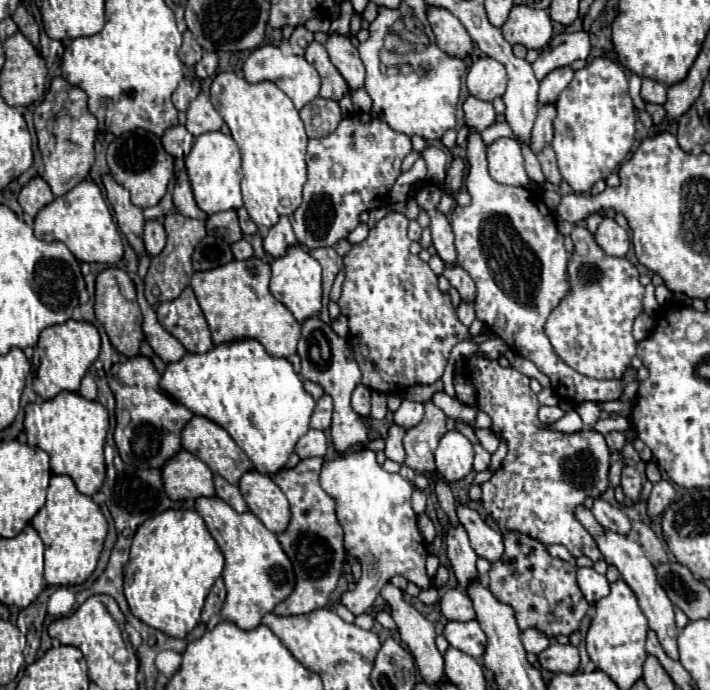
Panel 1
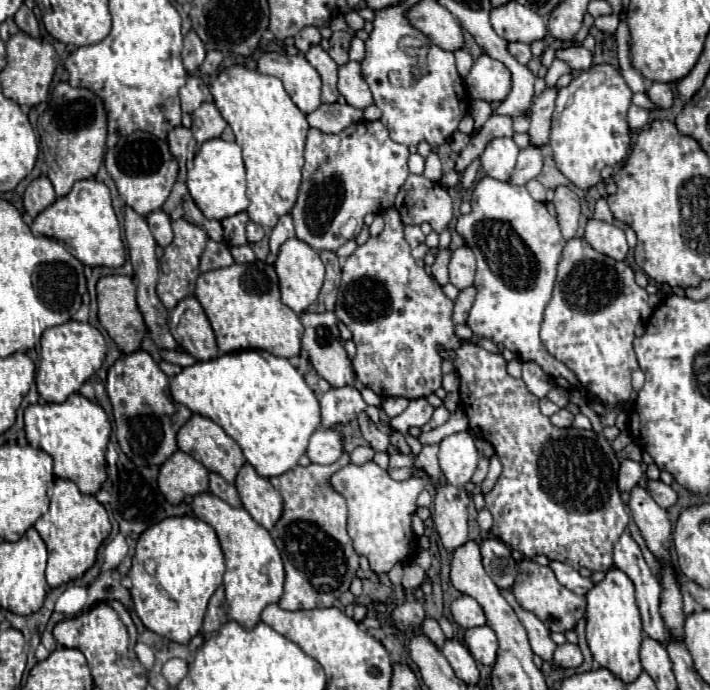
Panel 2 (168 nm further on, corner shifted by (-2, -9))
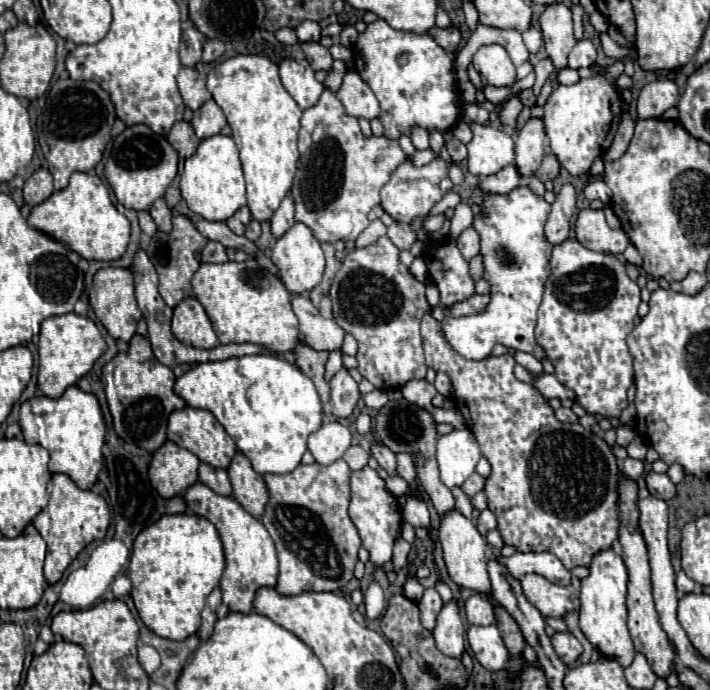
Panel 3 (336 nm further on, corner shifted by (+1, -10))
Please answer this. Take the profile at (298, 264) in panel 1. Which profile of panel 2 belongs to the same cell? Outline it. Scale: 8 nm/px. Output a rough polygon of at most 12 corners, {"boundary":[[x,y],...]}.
{"boundary":[[297,237],[279,249],[281,299],[295,313],[317,301],[325,265]]}

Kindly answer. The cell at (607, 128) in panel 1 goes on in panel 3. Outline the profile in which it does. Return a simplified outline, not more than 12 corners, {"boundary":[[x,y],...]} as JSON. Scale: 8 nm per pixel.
{"boundary":[[602,74],[544,104],[550,150],[572,176],[612,144],[622,96]]}

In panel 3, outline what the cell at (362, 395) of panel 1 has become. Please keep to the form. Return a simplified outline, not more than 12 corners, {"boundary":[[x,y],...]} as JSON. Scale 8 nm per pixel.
{"boundary":[[374,442],[370,454],[388,474],[396,474],[396,458],[388,446]]}

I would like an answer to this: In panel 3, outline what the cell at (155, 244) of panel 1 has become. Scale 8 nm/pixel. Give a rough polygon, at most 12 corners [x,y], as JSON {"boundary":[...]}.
{"boundary":[[164,198],[152,204],[150,216],[160,232],[172,230],[172,212]]}

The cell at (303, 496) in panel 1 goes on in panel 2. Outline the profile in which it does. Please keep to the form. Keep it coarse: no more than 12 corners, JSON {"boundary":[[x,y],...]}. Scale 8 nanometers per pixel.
{"boundary":[[295,467],[271,529],[285,565],[281,609],[331,607],[359,555],[331,475]]}

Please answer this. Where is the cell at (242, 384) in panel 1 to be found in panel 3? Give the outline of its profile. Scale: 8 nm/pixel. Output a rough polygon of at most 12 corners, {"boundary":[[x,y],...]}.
{"boundary":[[266,352],[176,380],[258,474],[292,472],[322,426],[314,382]]}

